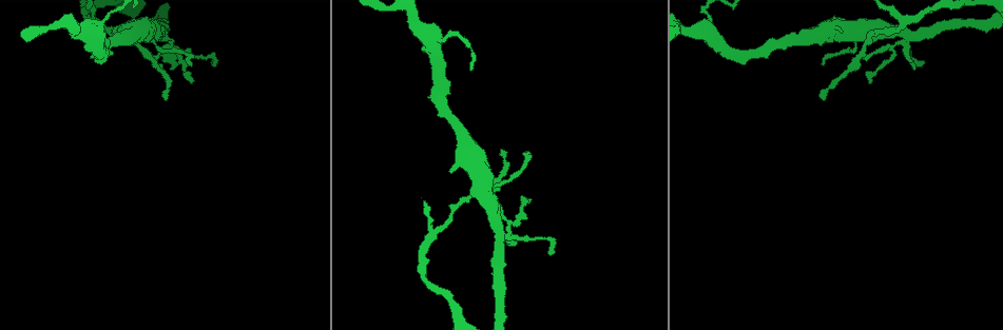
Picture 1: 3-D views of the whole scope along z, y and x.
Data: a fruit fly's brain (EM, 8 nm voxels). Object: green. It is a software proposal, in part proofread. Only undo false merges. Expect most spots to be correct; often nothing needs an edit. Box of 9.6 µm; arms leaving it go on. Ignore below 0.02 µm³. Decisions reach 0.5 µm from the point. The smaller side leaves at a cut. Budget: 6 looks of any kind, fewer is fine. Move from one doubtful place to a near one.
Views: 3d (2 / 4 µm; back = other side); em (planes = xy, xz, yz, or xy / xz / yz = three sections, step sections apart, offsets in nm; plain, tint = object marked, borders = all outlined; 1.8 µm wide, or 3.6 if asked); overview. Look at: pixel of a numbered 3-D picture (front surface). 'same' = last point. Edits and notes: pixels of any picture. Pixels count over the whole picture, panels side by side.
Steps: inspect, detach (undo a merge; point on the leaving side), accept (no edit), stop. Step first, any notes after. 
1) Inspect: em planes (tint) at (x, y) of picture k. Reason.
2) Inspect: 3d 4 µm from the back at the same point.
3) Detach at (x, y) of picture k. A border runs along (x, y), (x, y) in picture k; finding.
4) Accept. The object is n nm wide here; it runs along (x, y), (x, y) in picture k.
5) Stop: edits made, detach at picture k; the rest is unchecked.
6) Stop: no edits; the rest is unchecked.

Inspect: em 3.6 µm planes (tint) at (473, 159) of picture 1. Thick turns thin.

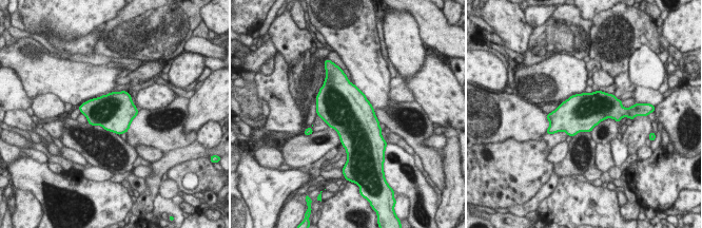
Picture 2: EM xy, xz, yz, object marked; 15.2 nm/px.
Accept. Continuous, no second cell.

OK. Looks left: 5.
Inspect: em planes (plain) at (95, 16) of picture 1. Side arm on a straight run.

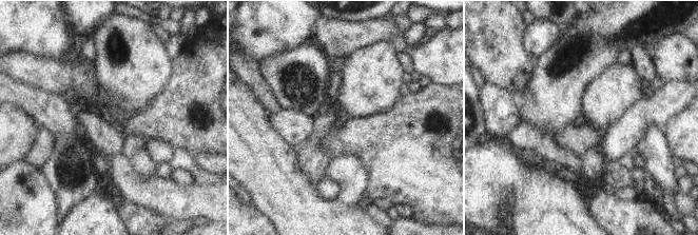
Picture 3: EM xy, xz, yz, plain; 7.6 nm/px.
Inspect: em planes (tint) at the same point. Where the object lies.

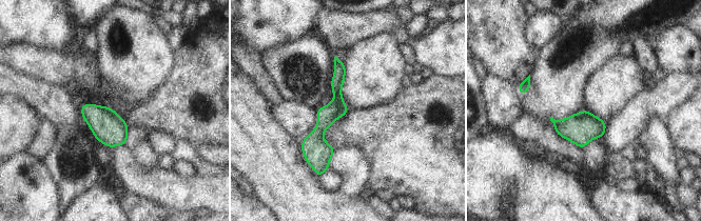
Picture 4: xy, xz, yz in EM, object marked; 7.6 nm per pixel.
Accept. The object is 150 nm wide here; it runs along (336, 61), (337, 106), (315, 136), (315, 163) in picture 4; one cell here.

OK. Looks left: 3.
Inspect: 3d 4 µm at (707, 32) of picture 1.

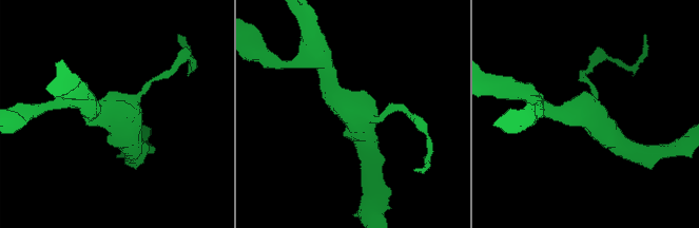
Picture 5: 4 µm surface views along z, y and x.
Inspect: em planes (tint) at (592, 117) of picture 5.

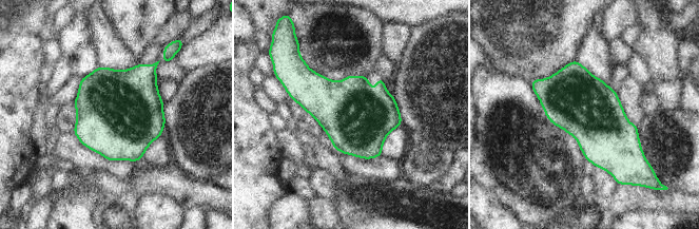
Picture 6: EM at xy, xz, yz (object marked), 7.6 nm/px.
Accept. The object is 480 nm wide here; one cell here.

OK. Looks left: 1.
Stop: no edits; the rest is unchecked.

